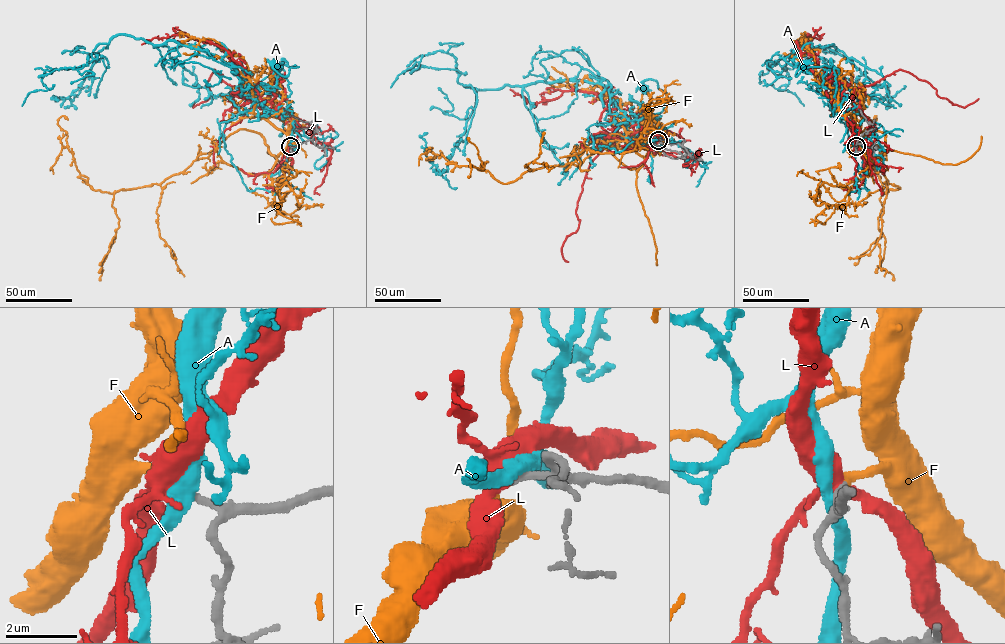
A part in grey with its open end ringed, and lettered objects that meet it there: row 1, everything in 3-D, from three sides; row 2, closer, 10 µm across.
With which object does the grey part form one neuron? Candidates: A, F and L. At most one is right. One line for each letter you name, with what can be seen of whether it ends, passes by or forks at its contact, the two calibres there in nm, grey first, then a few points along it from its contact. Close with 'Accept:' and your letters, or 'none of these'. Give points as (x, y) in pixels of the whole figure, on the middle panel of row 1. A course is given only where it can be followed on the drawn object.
F: It ends there. Thickness 240 nm (grey) against 240 nm. Its course: (658, 139), (637, 171), (599, 148), (579, 165), (532, 169), (507, 183), (441, 153), (426, 158), (436, 157)
Accept: F

